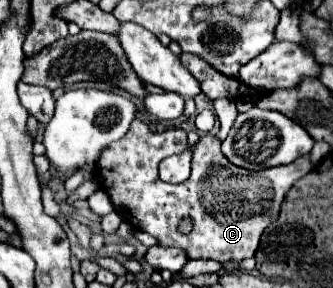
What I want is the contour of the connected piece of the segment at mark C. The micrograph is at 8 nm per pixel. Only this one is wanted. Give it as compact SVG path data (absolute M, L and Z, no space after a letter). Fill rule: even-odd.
M134 119L122 141L116 141L102 153L96 175L116 213L122 215L124 221L128 219L134 229L156 237L160 245L180 247L186 251L188 259L212 259L218 263L248 259L254 257L264 229L278 219L284 195L294 181L312 169L312 163L308 155L302 155L288 165L248 171L226 161L220 143L222 141L216 135L200 135L198 143L192 145L190 177L176 185L164 183L158 177L158 163L190 149L186 131L168 129L164 133L152 133L140 119ZM184 219L192 219L192 231L188 235L178 231L178 225Z

